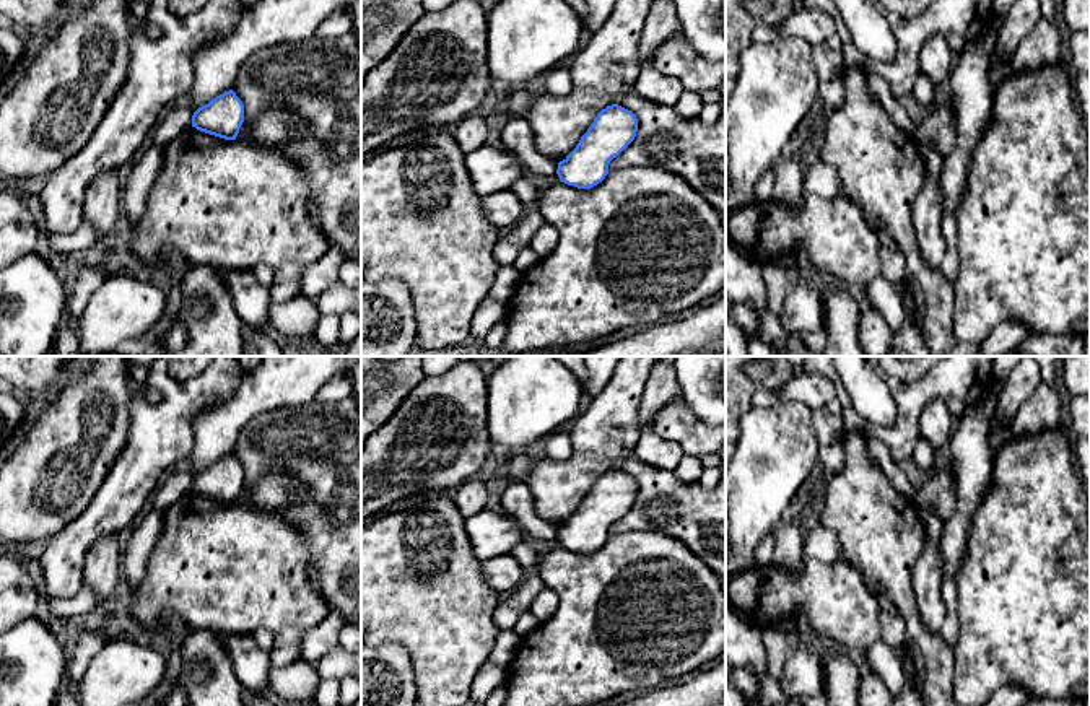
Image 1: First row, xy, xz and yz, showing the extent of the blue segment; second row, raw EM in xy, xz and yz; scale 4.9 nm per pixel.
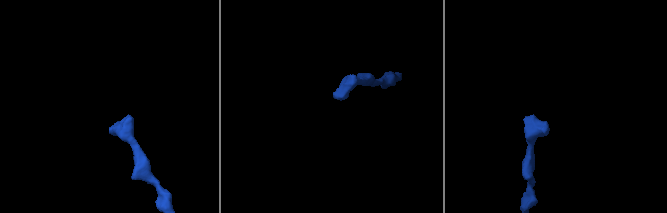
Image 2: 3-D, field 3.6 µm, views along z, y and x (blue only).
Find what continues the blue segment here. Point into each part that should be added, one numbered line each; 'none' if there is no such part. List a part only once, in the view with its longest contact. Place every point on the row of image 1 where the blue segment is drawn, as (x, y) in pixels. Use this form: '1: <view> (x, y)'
none

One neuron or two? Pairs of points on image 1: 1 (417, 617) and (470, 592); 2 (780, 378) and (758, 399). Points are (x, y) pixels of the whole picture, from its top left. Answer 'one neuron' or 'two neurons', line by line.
1: one neuron
2: two neurons

